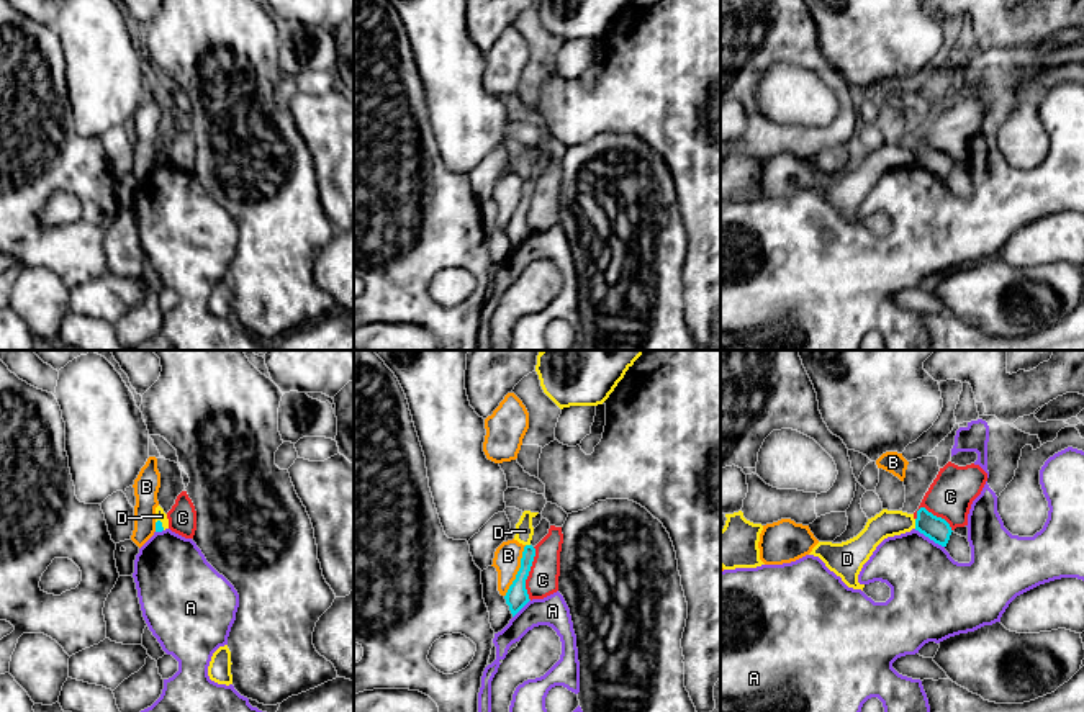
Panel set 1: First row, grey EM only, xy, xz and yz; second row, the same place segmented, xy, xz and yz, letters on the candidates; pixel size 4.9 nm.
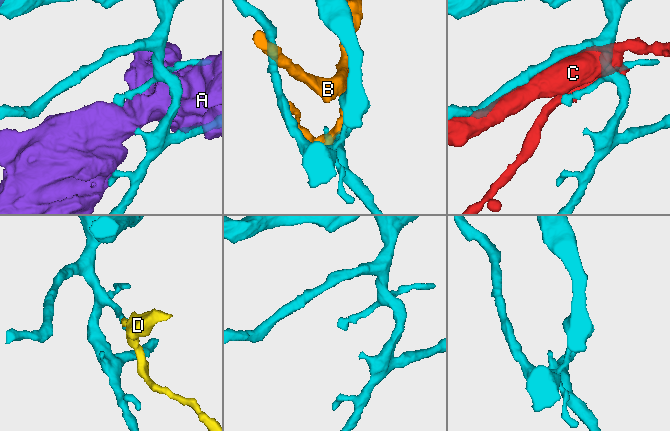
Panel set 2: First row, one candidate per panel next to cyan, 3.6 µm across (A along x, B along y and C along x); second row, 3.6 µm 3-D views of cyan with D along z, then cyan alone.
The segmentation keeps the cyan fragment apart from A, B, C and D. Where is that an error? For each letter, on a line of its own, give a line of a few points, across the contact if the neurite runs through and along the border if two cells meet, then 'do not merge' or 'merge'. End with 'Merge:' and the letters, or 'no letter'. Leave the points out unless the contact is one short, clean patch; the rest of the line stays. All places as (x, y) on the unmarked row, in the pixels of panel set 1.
A: do not merge
B: do not merge
C: do not merge
D: line yz (914, 153), (916, 161); do not merge
Merge: no letter

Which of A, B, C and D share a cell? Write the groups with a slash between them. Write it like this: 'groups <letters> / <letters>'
groups A / B / C / D

